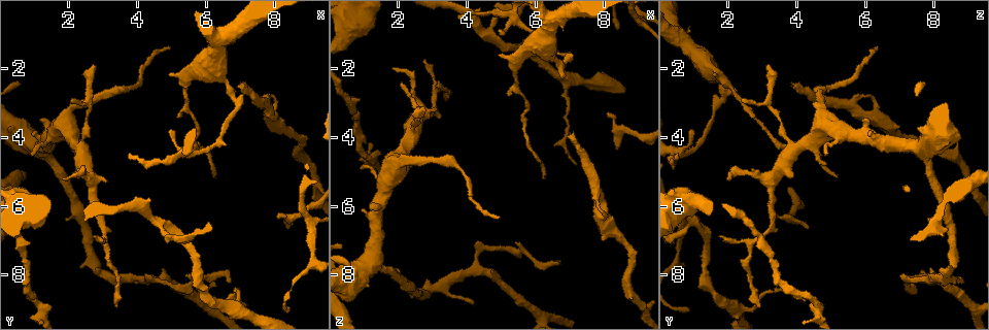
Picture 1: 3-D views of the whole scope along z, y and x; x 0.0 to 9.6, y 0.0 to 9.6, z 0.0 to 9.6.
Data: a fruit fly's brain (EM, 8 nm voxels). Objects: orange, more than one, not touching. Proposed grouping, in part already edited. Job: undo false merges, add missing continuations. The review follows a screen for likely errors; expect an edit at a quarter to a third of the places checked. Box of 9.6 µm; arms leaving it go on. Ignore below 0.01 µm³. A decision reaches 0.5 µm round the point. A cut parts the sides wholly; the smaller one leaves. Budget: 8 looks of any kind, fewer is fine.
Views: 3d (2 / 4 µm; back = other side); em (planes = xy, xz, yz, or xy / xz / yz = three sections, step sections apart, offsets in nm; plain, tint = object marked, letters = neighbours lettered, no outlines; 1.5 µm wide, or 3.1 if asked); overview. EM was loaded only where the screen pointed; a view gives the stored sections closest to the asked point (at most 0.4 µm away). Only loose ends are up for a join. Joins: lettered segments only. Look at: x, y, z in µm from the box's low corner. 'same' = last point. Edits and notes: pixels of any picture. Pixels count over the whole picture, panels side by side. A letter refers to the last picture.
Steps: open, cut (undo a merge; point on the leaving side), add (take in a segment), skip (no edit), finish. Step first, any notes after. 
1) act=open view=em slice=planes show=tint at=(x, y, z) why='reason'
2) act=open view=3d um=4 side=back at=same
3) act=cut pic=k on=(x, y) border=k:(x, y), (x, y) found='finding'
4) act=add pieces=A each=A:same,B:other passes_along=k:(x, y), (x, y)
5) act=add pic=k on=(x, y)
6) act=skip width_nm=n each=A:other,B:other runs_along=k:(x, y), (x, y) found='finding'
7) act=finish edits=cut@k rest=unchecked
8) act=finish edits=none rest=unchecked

act=open view=em slice=planes show=letters at=(7.00, 2.45, 3.90) why='free end'

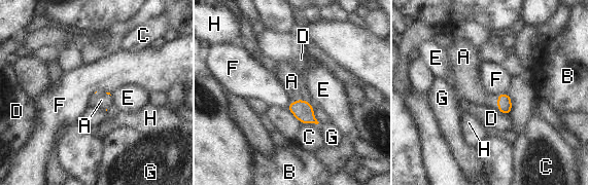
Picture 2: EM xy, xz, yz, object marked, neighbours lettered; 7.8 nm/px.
act=add pieces=A longest_contact=A:160nm each=A:same,B:other,C:other,D:other,E:other,F:other,G:other,H:other passes_along=2:(304, 112), (299, 101), (291, 81) found='the neuron continues'

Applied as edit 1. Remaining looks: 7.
act=open view=overview

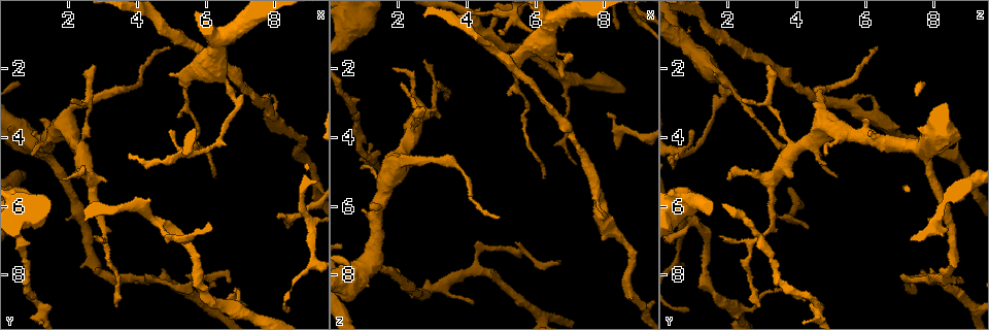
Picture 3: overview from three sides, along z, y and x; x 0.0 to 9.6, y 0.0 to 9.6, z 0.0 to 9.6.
act=open view=em slice=xz step=4 show=tint at=(6.65, 2.60, 1.80) why='sudden change in width'

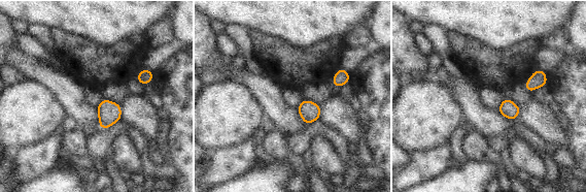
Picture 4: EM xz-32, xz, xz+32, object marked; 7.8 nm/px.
act=open view=em slice=planes show=tint at=same why='cut it another way'

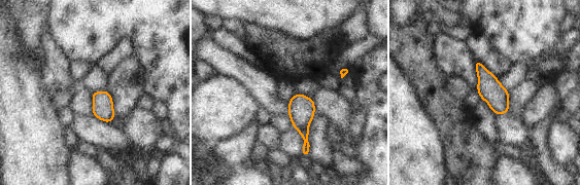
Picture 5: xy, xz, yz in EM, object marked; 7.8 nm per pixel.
act=open view=em slice=planes show=letters at=same why='see the neighbours'

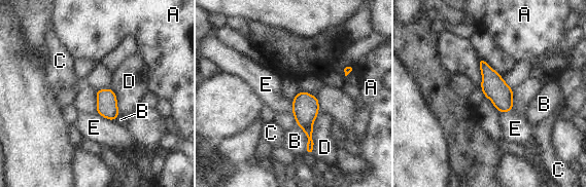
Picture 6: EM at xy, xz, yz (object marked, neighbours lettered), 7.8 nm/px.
act=skip each=A:other,B:other,C:other,D:other,E:other border=6:(319, 111), (313, 123), (311, 152) found='all the same neuron'

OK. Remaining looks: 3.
act=open view=3d um=4 at=(6.70, 8.25, 7.60) why='end of a long branch'

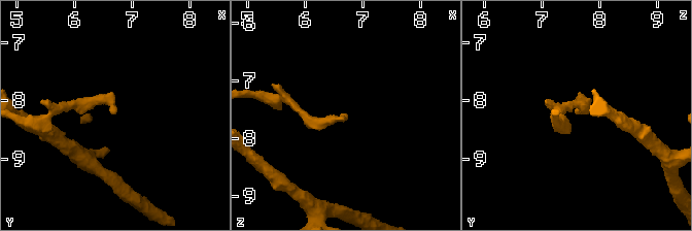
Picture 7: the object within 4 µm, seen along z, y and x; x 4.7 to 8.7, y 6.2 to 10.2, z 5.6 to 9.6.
act=open view=em slice=planes show=tint at=(6.70, 8.20, 7.60)

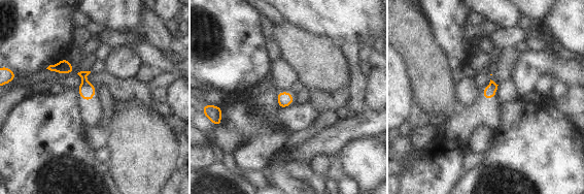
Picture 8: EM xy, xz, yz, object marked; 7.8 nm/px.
act=open view=em slice=planes show=letters at=same

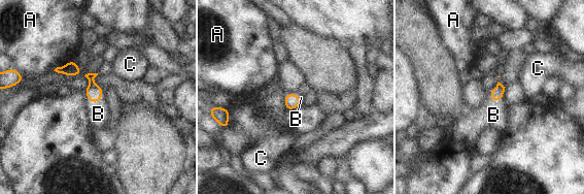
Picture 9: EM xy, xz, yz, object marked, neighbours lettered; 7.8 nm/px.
act=add pieces=B each=A:other,B:same,C:other passes_along=9:(94, 93), (97, 102), (98, 114) found='it goes on there'

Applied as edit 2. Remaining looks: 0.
act=finish edits=add@2,add@9 rest=unchecked

